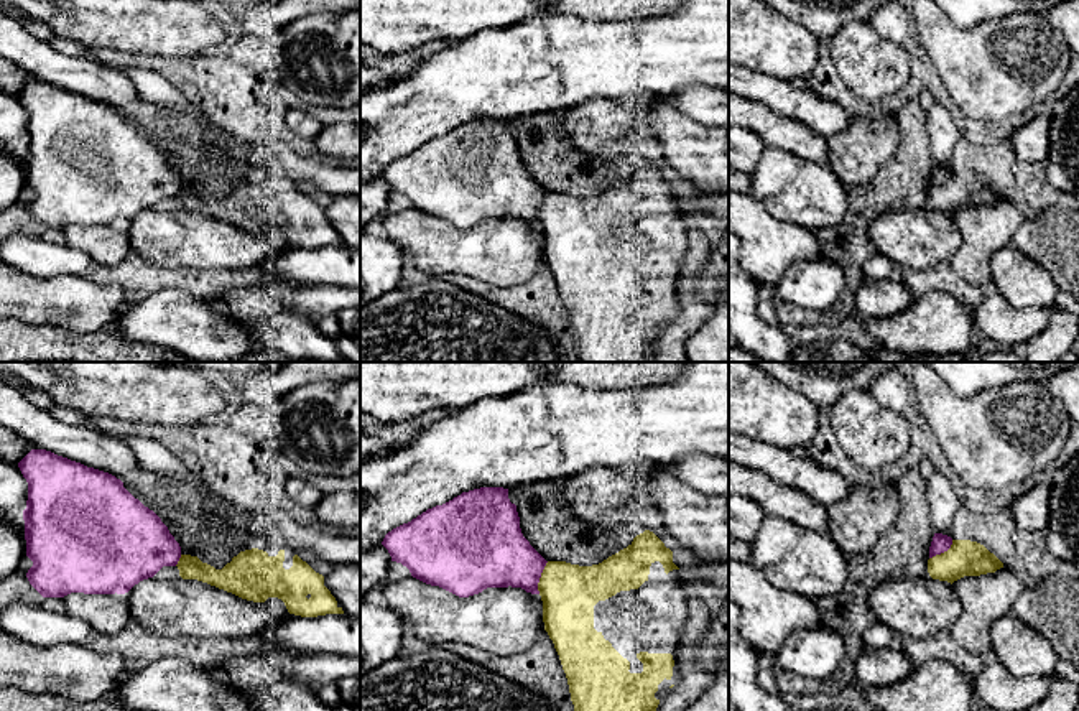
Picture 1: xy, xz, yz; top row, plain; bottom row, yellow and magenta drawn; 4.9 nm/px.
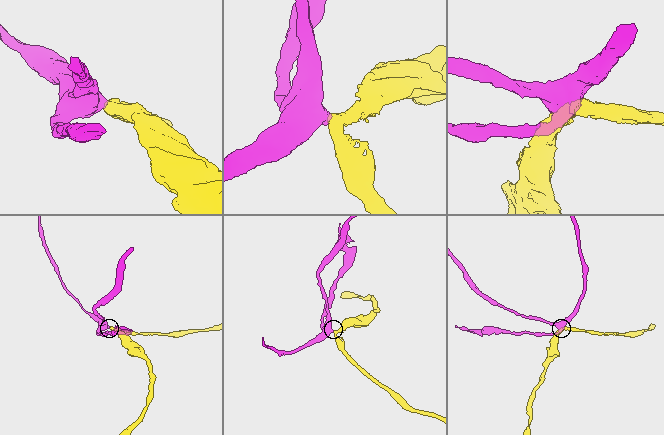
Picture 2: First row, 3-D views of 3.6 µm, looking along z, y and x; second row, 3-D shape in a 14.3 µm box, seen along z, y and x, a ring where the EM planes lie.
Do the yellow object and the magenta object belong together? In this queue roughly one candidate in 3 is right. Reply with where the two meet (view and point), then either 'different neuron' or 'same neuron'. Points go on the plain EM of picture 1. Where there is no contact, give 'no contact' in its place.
xz (540, 209) | different neuron

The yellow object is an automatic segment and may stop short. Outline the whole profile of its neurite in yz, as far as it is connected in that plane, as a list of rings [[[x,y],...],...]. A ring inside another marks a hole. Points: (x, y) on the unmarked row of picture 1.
[[[952,171],[947,183],[928,191],[933,211],[954,214],[964,207],[995,204],[1003,194],[984,176],[970,171]]]

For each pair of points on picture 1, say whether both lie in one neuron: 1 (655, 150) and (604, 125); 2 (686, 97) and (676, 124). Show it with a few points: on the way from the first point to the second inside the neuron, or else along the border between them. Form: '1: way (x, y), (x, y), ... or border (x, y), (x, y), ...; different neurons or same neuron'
1: way (640, 148), (620, 148), (612, 140); same neuron
2: border (665, 97), (683, 114), (711, 127); different neurons

